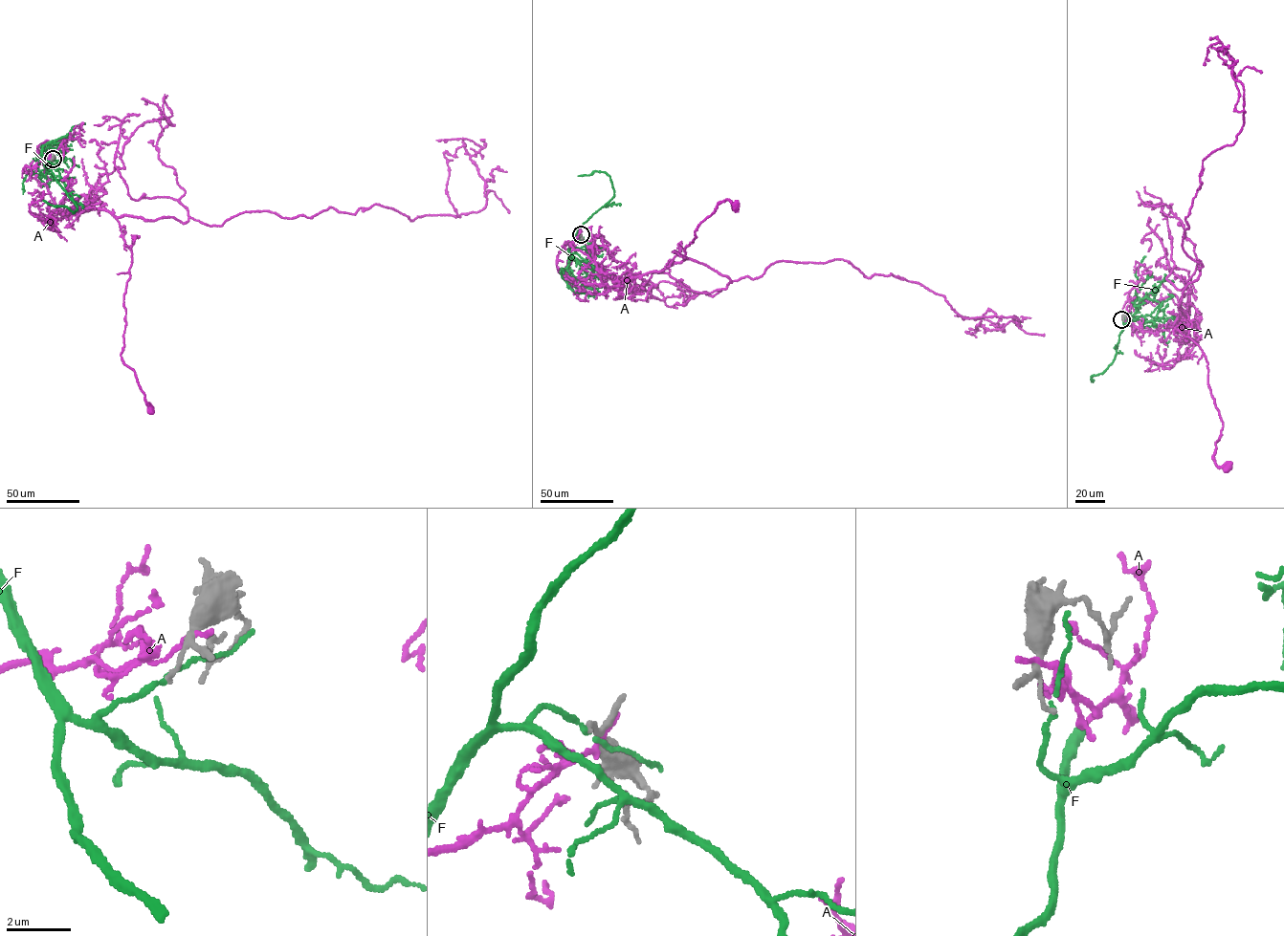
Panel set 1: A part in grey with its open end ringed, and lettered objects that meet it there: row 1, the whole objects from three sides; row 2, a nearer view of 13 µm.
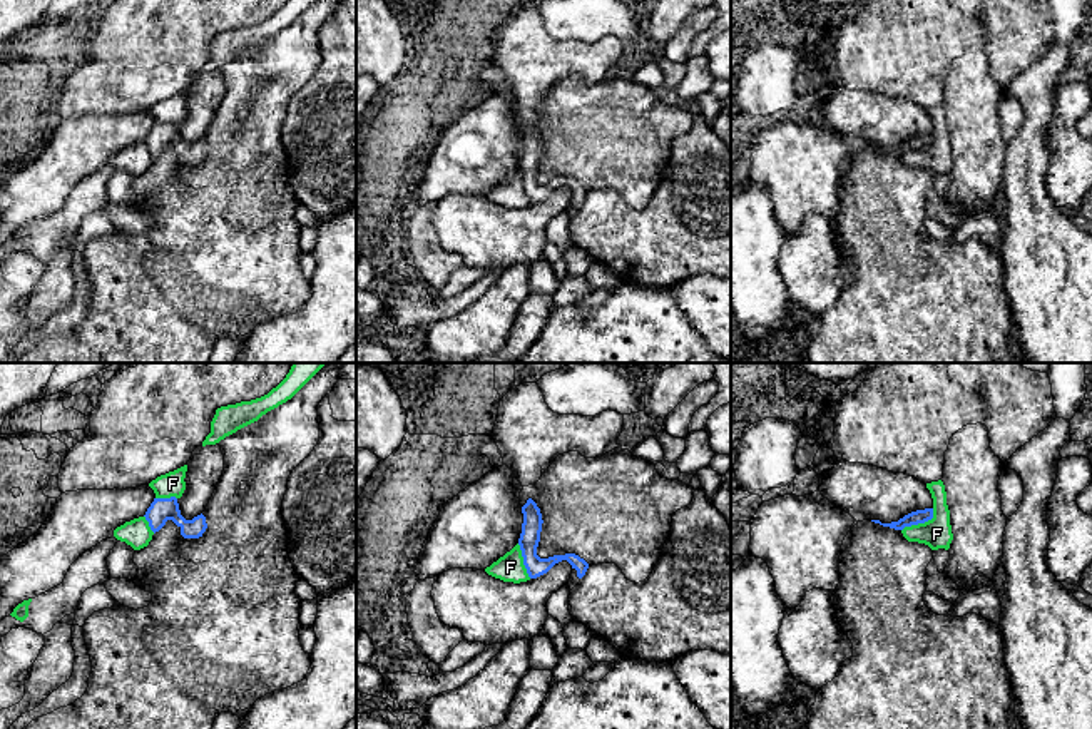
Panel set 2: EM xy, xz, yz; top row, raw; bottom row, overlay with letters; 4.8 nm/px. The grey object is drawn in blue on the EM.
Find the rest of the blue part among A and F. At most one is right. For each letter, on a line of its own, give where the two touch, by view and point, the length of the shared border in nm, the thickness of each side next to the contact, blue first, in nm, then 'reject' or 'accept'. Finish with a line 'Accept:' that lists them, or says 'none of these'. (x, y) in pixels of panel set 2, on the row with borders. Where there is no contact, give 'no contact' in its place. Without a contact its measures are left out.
A: no contact | reject
F: yz (920, 522) | 190 nm | 70/140 nm | reject
Accept: none of these

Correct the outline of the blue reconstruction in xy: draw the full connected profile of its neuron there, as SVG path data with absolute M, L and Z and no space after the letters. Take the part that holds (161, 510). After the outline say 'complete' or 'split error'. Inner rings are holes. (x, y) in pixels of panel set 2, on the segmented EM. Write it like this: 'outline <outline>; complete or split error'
outline M176 497L154 498L144 517L154 533L159 532L167 520L172 520L181 528L181 535L184 538L199 538L207 528L206 517L202 513L192 520L186 520L181 515Z; complete

